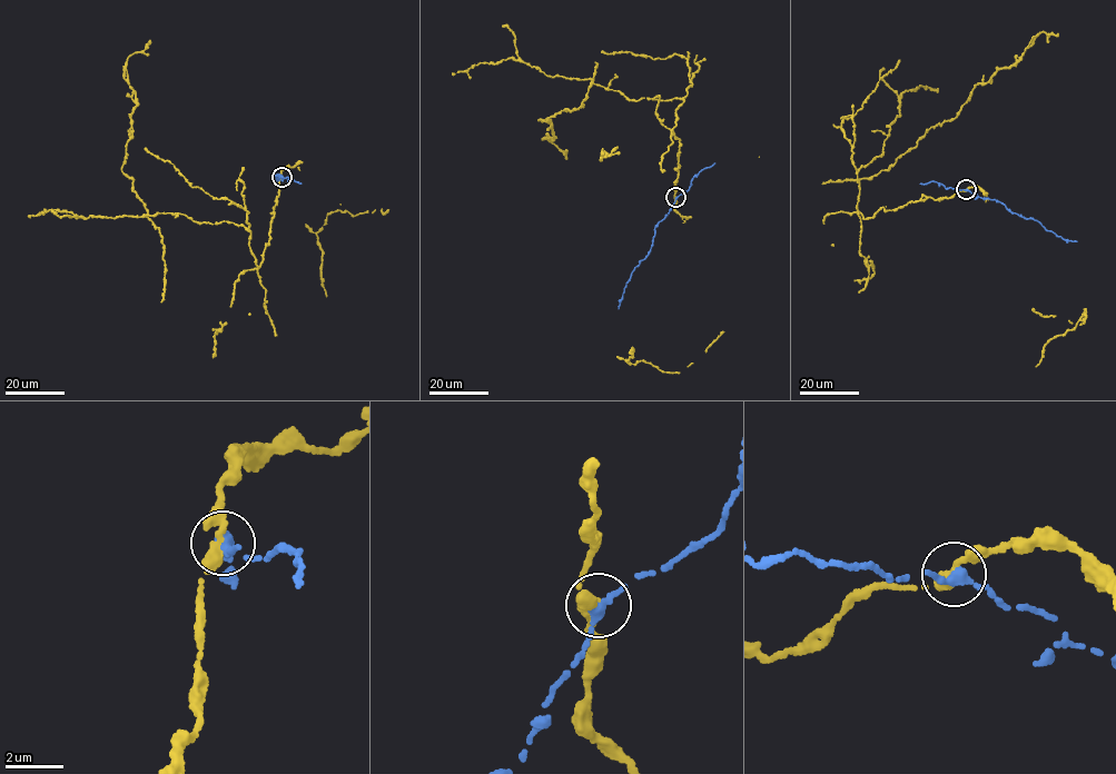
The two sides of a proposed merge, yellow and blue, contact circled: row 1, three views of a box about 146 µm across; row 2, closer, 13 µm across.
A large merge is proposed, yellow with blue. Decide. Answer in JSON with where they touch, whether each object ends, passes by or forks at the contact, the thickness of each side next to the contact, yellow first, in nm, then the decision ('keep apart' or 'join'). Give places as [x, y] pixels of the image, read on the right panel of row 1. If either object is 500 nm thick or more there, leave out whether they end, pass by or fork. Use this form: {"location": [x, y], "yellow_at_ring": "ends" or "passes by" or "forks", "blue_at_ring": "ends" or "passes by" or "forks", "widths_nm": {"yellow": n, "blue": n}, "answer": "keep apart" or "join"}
{"location": [966, 189], "yellow_at_ring": "ends", "blue_at_ring": "ends", "widths_nm": {"yellow": 440, "blue": 440}, "answer": "keep apart"}

